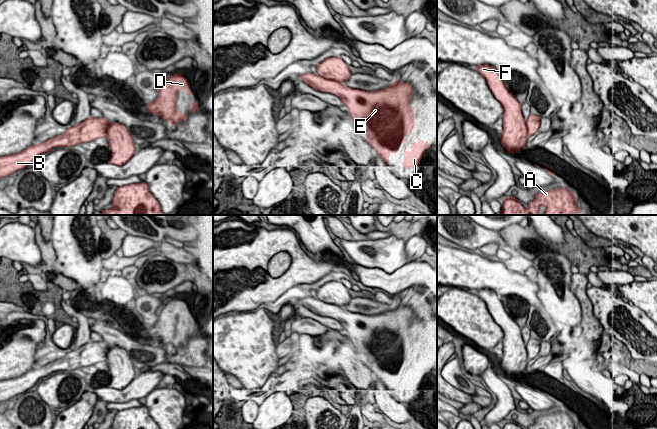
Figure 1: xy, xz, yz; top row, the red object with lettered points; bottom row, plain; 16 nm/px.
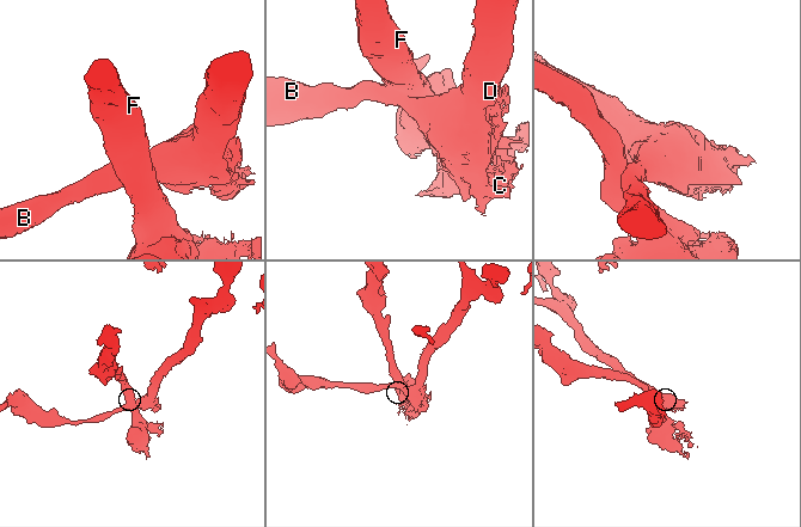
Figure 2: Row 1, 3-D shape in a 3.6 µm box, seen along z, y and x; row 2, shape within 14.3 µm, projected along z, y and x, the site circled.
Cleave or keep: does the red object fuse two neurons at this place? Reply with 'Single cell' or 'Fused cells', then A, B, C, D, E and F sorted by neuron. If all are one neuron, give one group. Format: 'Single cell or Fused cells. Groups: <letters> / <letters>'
Fused cells. Groups: A F / B C D E

